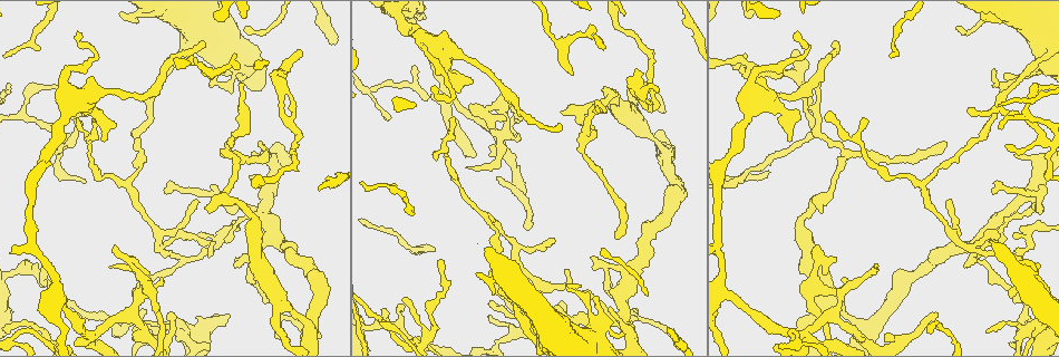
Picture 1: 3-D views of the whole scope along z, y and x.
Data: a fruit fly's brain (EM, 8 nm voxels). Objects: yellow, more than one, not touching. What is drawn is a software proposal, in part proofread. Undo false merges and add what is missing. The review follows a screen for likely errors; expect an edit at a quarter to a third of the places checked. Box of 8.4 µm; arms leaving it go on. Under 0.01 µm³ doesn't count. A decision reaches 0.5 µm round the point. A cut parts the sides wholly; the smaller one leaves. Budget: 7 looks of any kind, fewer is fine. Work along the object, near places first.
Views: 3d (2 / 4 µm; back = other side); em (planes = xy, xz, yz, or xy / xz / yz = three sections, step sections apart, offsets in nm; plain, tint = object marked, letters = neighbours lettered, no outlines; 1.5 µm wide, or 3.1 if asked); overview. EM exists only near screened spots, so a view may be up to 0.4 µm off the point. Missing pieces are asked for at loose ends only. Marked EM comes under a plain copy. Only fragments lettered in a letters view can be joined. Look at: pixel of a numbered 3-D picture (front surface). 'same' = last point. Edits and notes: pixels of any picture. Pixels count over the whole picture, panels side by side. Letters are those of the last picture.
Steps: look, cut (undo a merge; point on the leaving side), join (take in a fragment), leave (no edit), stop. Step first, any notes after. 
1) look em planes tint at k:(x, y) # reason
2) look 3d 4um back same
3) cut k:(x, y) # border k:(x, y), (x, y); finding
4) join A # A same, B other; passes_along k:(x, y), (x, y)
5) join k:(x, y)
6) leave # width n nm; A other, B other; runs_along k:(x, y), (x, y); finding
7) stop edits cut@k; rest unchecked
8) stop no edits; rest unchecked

look em xy step 8 tint at 1:(76, 118) # free end

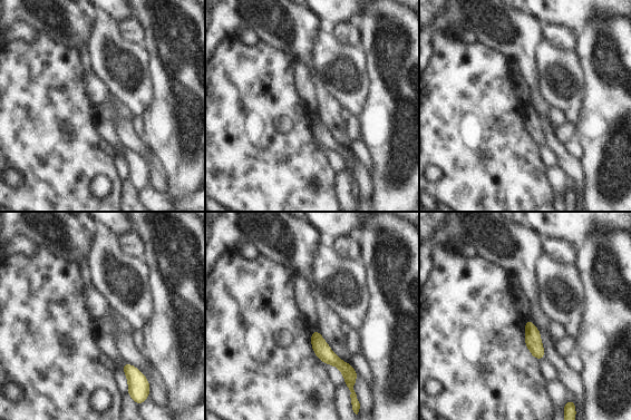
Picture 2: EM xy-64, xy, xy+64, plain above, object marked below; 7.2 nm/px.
look em planes letters same

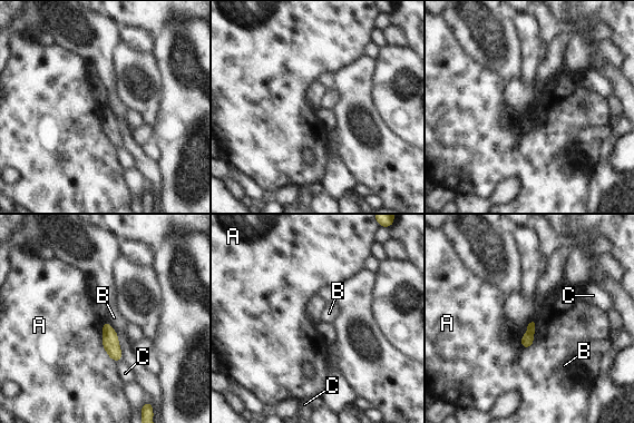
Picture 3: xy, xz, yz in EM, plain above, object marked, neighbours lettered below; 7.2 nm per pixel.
leave # width 90 nm; A other, B other, C other; border 3:(103, 322), (103, 347), (114, 362); none of them fits

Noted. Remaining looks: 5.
look 3d 4um at 1:(439, 262) # thin end

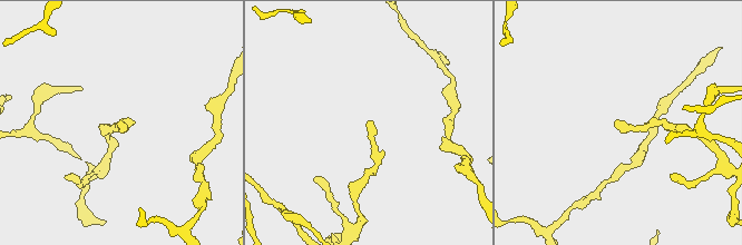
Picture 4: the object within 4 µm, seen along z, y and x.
look em yz step 4 letters at 4:(118, 122)

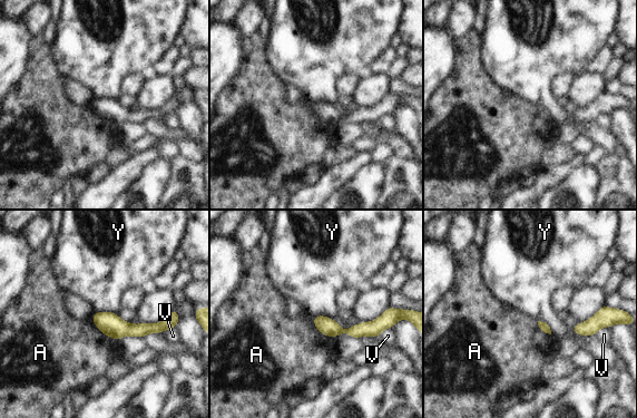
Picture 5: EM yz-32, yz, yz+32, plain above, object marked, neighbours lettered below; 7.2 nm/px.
look em planes letters same # another direction

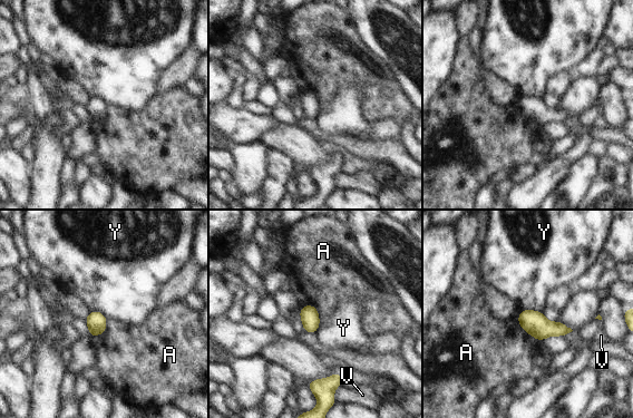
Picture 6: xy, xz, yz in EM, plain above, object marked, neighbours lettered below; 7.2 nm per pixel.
leave # A other, V other, Y other; border 6:(520, 310), (539, 310), (542, 312); none of them fits

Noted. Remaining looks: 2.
look 3d 4um at 1:(484, 217) # three-way junction

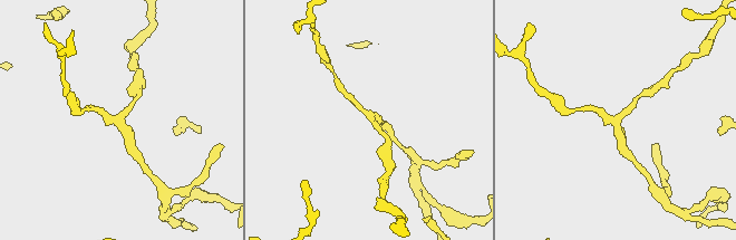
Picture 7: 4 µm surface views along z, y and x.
look em planes letters at 7:(622, 117)

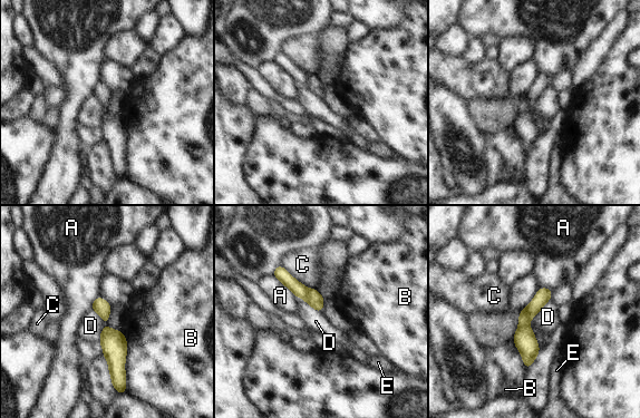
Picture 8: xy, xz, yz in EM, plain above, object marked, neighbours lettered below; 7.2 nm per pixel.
cut 8:(299, 290) # width 110 nm; A other, B other, C other, D other, E other; border 8:(308, 289), (304, 299); a second cell is stuck on

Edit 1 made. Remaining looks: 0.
stop edits cut@8; rest unchecked

